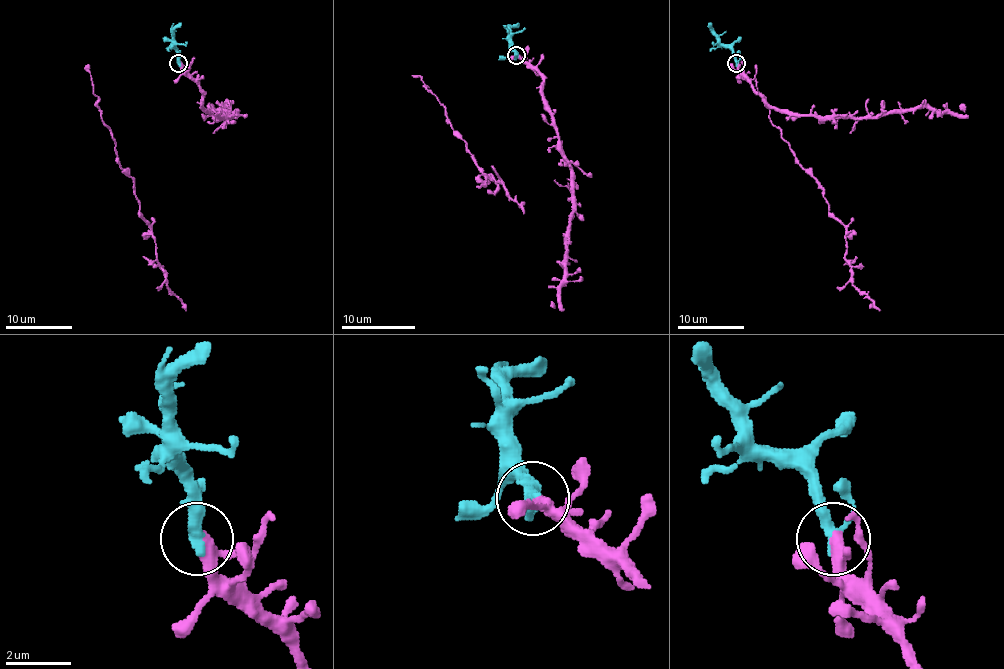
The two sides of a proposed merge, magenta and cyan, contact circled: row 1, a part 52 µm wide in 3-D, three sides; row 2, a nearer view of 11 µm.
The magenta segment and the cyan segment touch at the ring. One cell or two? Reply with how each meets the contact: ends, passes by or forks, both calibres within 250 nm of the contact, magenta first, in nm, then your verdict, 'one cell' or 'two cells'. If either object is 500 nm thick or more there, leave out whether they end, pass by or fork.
magenta passes by | cyan passes by | 320/300 nm | one cell

